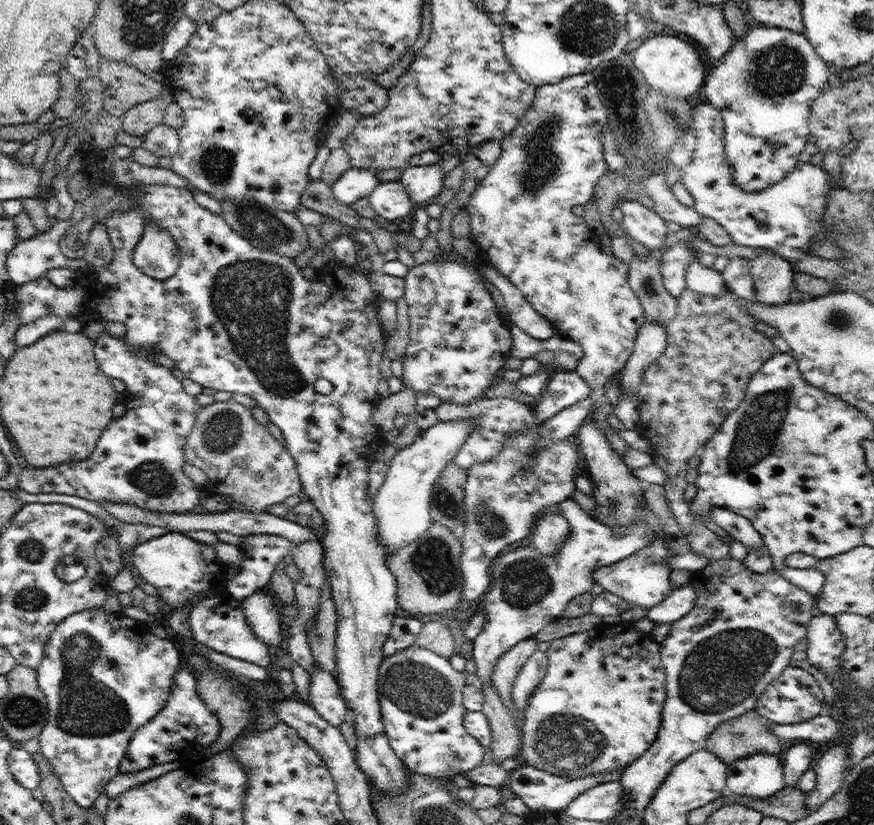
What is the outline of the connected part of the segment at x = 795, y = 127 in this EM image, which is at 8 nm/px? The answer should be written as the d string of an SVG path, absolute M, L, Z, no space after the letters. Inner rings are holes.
M752 23L752 26L748 26L746 35L742 39L735 39L734 45L730 47L728 53L719 62L715 63L708 76L706 76L706 81L702 89L707 103L714 106L722 115L724 122L724 150L726 159L728 159L728 165L734 169L734 181L736 181L738 187L744 189L744 191L760 191L766 189L770 184L781 181L794 169L800 152L808 144L807 140L810 136L809 117L812 110L812 101L828 89L828 71L825 60L822 60L822 57L815 51L810 40L804 34L798 34L798 32L792 32L786 28L770 27L757 23Z

